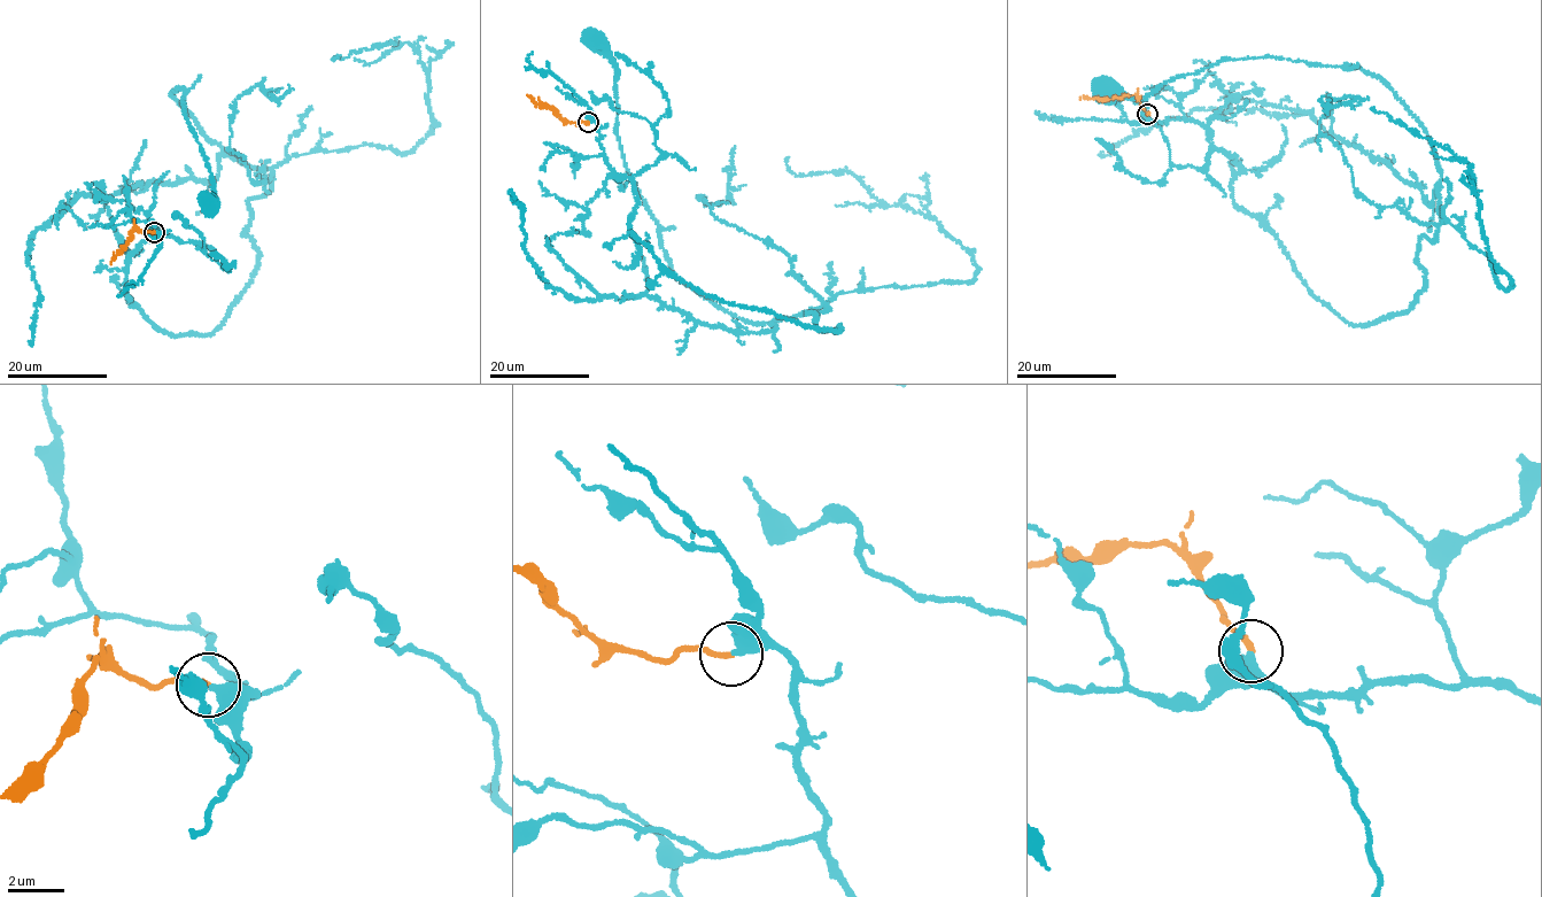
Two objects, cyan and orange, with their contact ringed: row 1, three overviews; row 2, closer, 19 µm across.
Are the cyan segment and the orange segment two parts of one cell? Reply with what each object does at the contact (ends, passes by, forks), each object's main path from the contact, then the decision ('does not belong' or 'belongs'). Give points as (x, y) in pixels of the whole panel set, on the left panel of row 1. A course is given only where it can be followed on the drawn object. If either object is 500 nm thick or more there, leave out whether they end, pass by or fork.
course cyan (153, 233), (128, 299), (175, 335), (219, 329), (271, 175), (178, 87), (209, 201); course orange (153, 233), (133, 229), (110, 264); belongs

